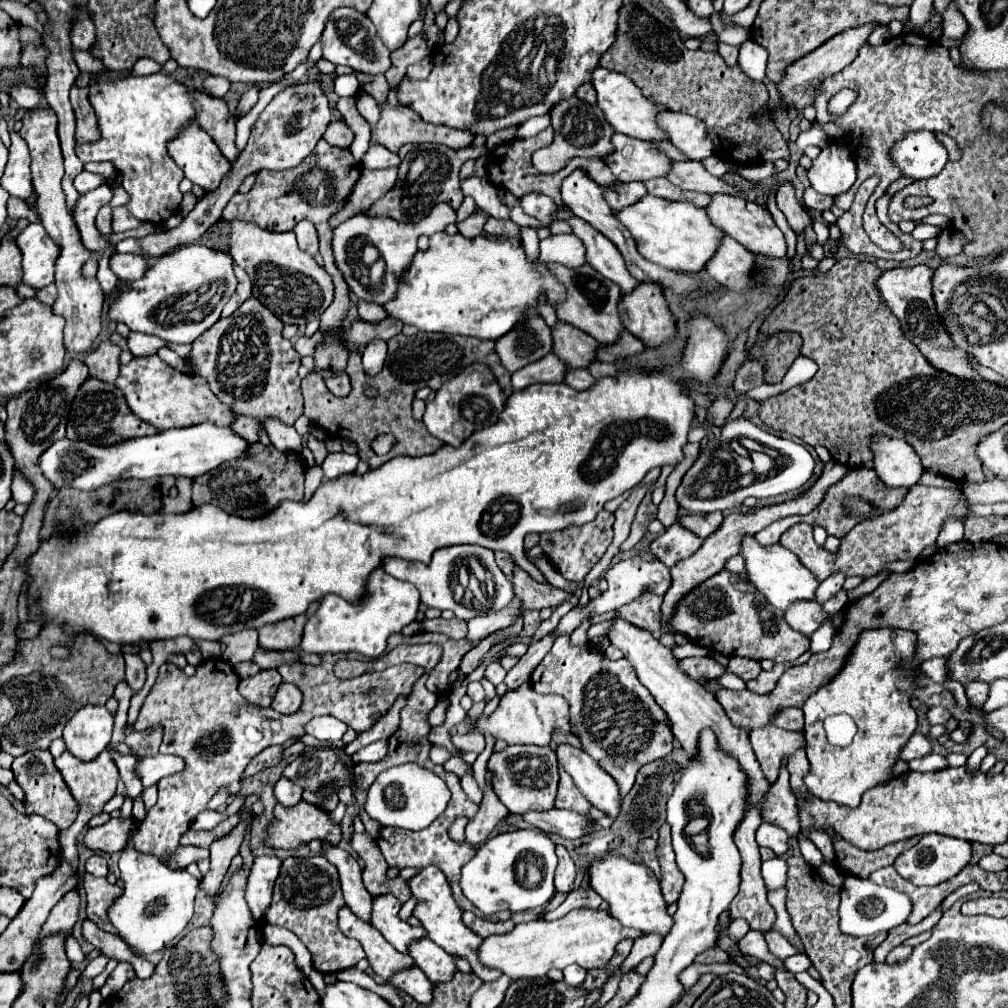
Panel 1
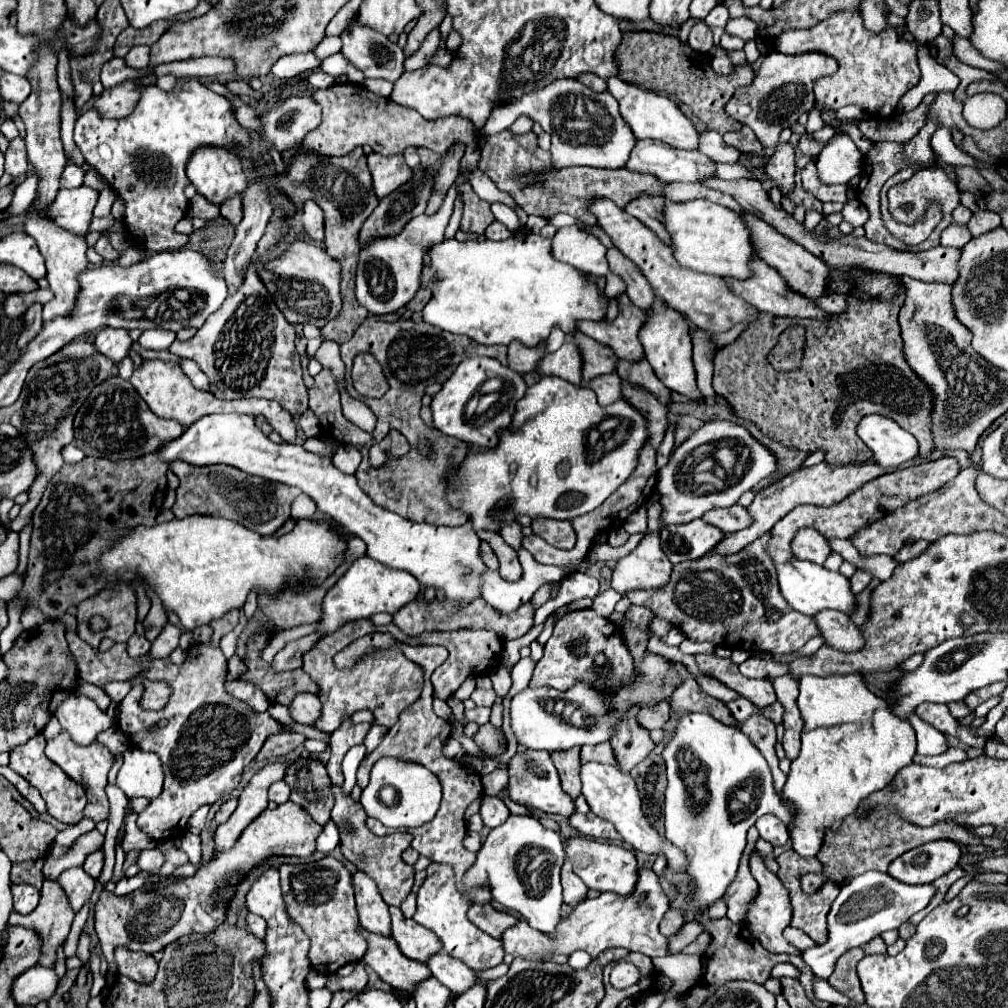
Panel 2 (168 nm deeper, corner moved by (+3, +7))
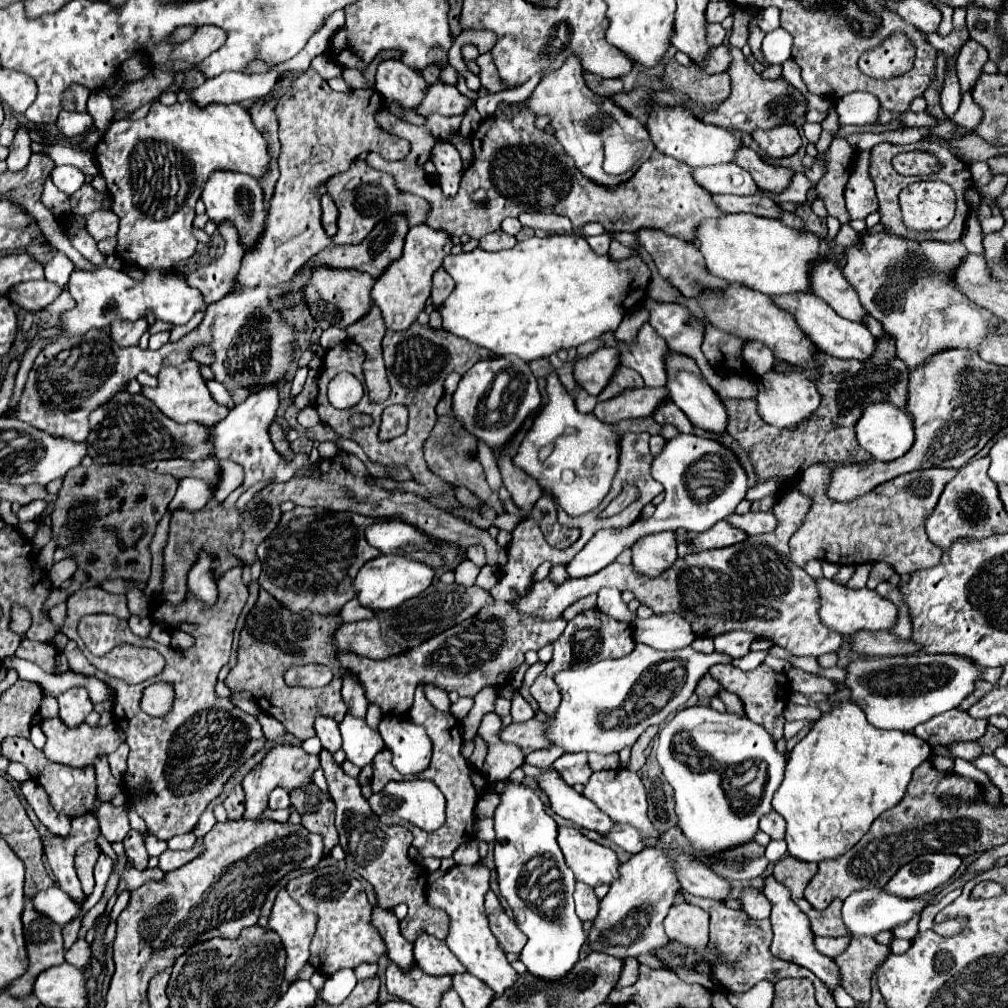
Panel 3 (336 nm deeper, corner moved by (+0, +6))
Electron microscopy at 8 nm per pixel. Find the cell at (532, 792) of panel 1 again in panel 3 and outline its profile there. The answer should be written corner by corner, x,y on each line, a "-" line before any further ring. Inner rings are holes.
545,769
537,779
541,789
547,793
551,801
551,809
559,817
573,821
579,827
597,831
599,835
605,835
605,831
613,829
615,821
611,821
609,815
605,815
599,807
595,807
593,801
585,799
585,795
573,791
567,783
563,783
557,771

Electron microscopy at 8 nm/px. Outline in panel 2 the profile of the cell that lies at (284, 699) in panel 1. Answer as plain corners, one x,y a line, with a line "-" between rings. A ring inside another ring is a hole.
296,694
288,710
296,722
310,726
320,716
320,700
316,694

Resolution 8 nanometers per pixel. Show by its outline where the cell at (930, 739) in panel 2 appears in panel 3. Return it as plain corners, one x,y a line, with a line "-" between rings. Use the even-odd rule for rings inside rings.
953,743
951,747
947,747
953,755
961,757
961,759
967,759
967,761
973,761
977,757
983,755
983,749
979,743

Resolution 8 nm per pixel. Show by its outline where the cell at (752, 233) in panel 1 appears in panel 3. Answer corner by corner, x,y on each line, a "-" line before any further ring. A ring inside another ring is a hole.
831,261
817,263
811,273
811,291
829,303
841,317
849,321
863,323
867,317
865,307
861,307
857,291
845,281
839,267

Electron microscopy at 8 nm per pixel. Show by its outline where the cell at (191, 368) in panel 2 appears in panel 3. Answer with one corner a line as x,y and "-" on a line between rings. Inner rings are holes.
207,381
207,387
209,387
213,399
215,399
219,405
227,405
227,407
231,407
231,409
235,407
235,403
233,403
229,391
227,391
219,381

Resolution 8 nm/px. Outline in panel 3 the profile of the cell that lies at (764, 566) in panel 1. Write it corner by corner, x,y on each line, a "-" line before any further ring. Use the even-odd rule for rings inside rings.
821,579
817,581
819,591
821,591
821,609
819,617
821,623
827,627
835,629
841,635
853,635
857,631
889,631
897,625
899,619
899,609
893,605
889,599
877,595
877,591
871,589
847,589
845,585
833,583
831,579

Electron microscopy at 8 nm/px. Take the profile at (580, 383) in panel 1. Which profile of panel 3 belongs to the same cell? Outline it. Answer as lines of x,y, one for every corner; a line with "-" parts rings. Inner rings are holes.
649,387
627,389
621,395
609,399
605,403
597,403
593,413
597,419
601,419
605,423
617,423
627,417
649,417
669,397
671,395
665,387
661,387
661,389
659,387
657,389
649,389

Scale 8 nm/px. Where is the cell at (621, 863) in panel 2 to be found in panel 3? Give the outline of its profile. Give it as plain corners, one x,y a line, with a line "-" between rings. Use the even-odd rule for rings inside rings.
559,827
557,843
577,881
597,887
611,883
619,875
615,851
587,839
575,827

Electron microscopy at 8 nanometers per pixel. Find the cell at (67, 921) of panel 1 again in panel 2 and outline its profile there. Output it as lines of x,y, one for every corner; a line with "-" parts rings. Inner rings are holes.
70,868
58,878
62,890
68,896
68,902
74,912
78,912
88,900
94,890
94,878
90,878
82,868

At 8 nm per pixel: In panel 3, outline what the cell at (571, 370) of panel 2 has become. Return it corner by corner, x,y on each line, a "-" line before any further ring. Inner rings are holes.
603,347
589,357
581,357
575,363
575,381
587,393
597,397
607,387
613,371
617,371
617,367
621,365
619,355
621,353
615,347

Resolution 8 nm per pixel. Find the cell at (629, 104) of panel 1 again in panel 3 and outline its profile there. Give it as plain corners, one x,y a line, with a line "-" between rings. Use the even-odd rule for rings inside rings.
661,107
661,111
653,109
649,115
649,135
661,153
675,157
691,167
731,163
735,159
737,149
743,147
741,139
737,139
729,129
705,125
695,115
691,115
689,111
679,109
679,107
675,107
675,109

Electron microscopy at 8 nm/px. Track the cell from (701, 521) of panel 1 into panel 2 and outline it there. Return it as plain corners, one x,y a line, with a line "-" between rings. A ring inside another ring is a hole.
730,506
730,508
718,508
718,510
710,510
710,514
702,516
704,522
710,522
712,526
718,526
724,534
728,532
736,532
742,530
750,524
750,516
742,506

